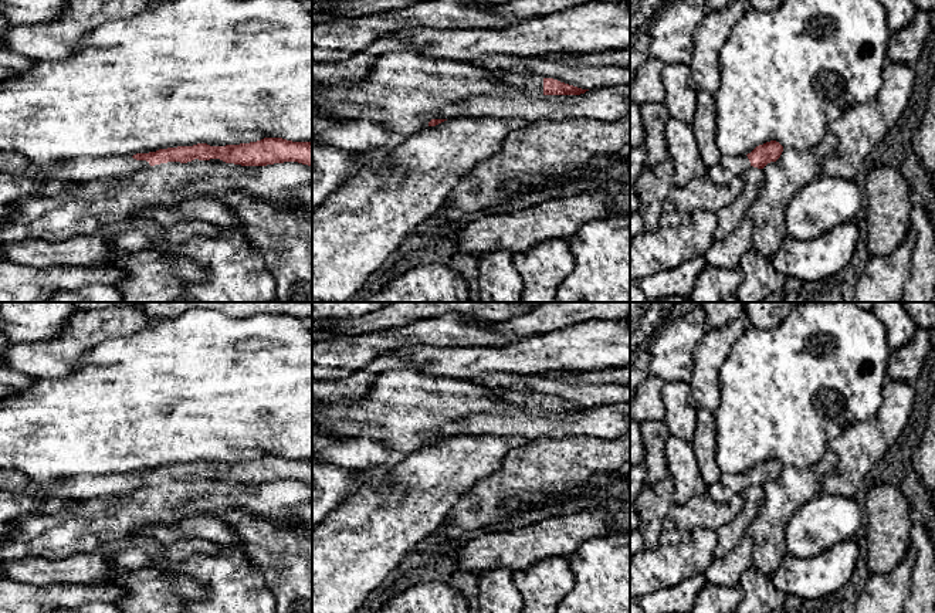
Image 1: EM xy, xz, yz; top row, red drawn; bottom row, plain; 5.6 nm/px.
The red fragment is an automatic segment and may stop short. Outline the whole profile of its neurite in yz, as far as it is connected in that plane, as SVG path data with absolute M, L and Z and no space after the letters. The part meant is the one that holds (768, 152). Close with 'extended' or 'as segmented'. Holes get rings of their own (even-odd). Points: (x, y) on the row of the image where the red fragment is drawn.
M770 140L756 146L751 153L739 159L726 159L724 156L718 165L708 169L707 175L715 184L725 186L732 179L741 177L751 166L763 169L768 163L776 162L782 152L783 146L776 140Z; extended

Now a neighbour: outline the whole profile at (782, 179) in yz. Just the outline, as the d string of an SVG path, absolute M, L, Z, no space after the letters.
M827 132L821 142L807 150L783 148L776 162L763 170L763 186L748 210L753 223L752 248L772 258L787 237L785 214L793 196L821 173L823 160L837 149L837 139Z

